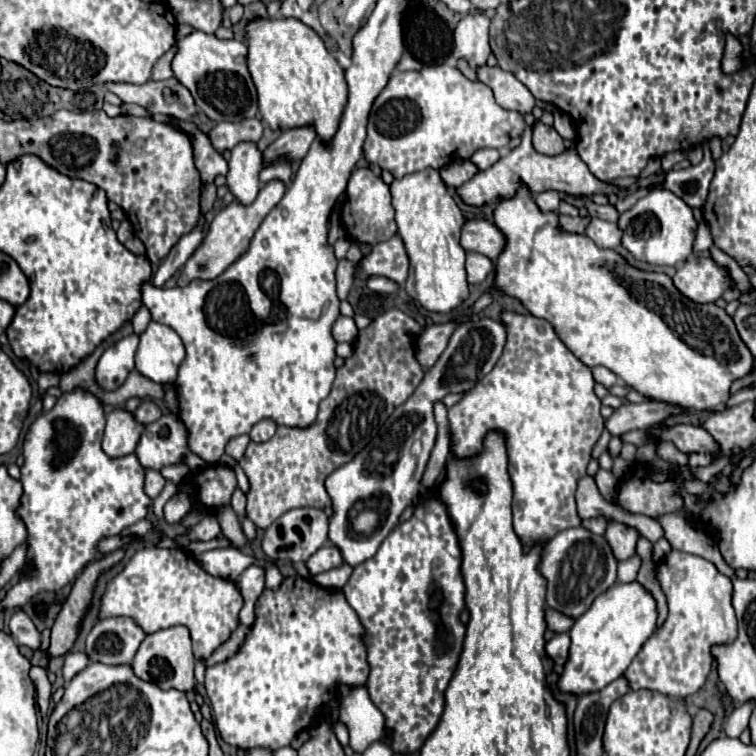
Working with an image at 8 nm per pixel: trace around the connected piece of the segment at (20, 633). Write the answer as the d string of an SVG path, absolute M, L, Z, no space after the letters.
M18 609L12 615L8 627L10 627L10 633L12 633L12 637L16 639L18 645L26 645L30 649L38 649L40 647L40 633L34 627L34 621L22 609Z

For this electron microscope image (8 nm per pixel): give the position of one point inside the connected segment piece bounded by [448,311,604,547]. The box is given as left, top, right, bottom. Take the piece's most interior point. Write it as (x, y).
(539, 396)

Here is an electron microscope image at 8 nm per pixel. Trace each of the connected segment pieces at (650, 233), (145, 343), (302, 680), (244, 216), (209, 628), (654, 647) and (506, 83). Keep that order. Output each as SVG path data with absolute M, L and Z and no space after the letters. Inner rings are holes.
M662 189L650 191L632 209L620 215L618 225L624 231L622 245L642 261L648 261L652 265L676 267L692 255L692 247L696 241L694 213L686 203L682 203L682 199L670 195L670 191Z
M150 321L136 349L138 373L158 383L174 383L182 359L184 345L180 335L172 327Z
M292 575L292 577L286 577L278 589L264 589L264 593L258 597L256 601L256 609L254 609L254 623L244 639L244 643L240 645L240 649L228 657L226 661L222 663L216 663L216 665L210 665L206 667L206 693L208 693L208 699L210 699L210 705L212 705L212 715L216 719L216 727L218 727L218 733L220 737L228 743L228 745L234 745L234 747L240 747L240 749L270 749L272 753L276 753L280 747L286 747L294 741L294 737L300 733L300 731L306 731L310 727L316 727L322 719L328 719L330 715L330 705L336 701L336 689L338 685L348 685L350 689L354 687L364 687L366 681L368 681L368 675L370 675L370 663L368 663L368 645L364 641L364 635L366 635L366 629L362 627L356 611L346 603L346 597L340 589L326 589L326 587L320 587L316 583L312 583L310 579L304 579L300 575Z
M272 179L270 183L266 183L258 197L254 199L254 203L250 205L242 205L240 201L232 201L228 203L210 223L208 227L208 233L204 235L204 241L202 245L192 253L192 257L186 261L180 277L178 277L178 285L184 287L188 285L192 279L216 279L220 273L224 273L236 259L240 259L248 247L250 247L250 241L256 233L256 229L260 227L262 219L270 213L270 209L274 207L274 203L278 203L278 199L282 199L286 187L280 179Z
M148 545L140 549L126 567L108 583L102 597L100 619L132 617L146 633L156 633L172 625L186 625L192 635L196 659L206 659L238 627L242 595L236 583L208 575L192 555L180 549L160 549Z
M672 551L658 563L658 581L668 599L666 623L644 643L624 677L630 687L660 691L670 697L696 693L710 671L710 647L732 643L736 637L736 615L732 609L732 581L714 563L682 551Z
M480 65L480 67L476 67L476 75L482 83L486 83L494 91L498 105L502 105L506 109L514 109L522 115L532 111L534 97L530 95L528 87L524 83L520 83L508 71L502 71L498 65L496 67Z

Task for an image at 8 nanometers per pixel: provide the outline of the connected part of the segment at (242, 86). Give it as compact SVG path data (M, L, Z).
M192 31L176 41L176 55L172 59L174 77L192 93L196 107L216 123L242 121L256 117L256 91L246 67L246 45L242 41L220 41L214 35Z

